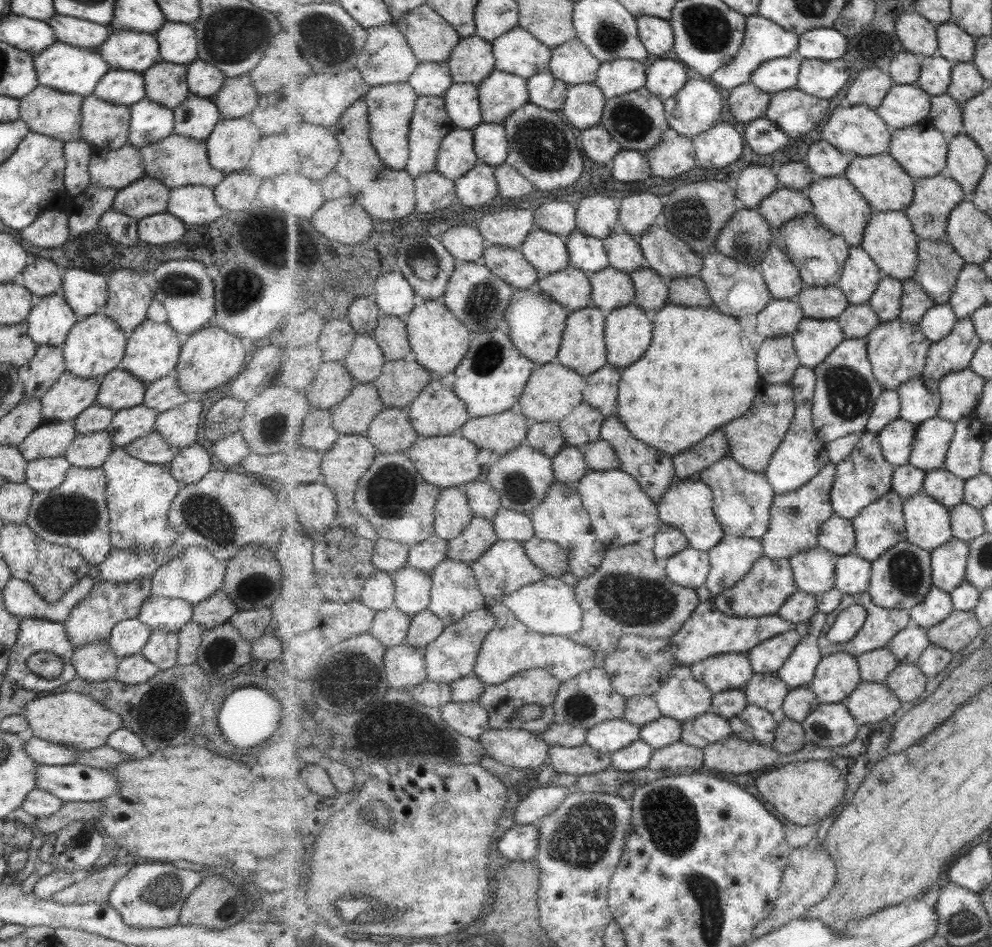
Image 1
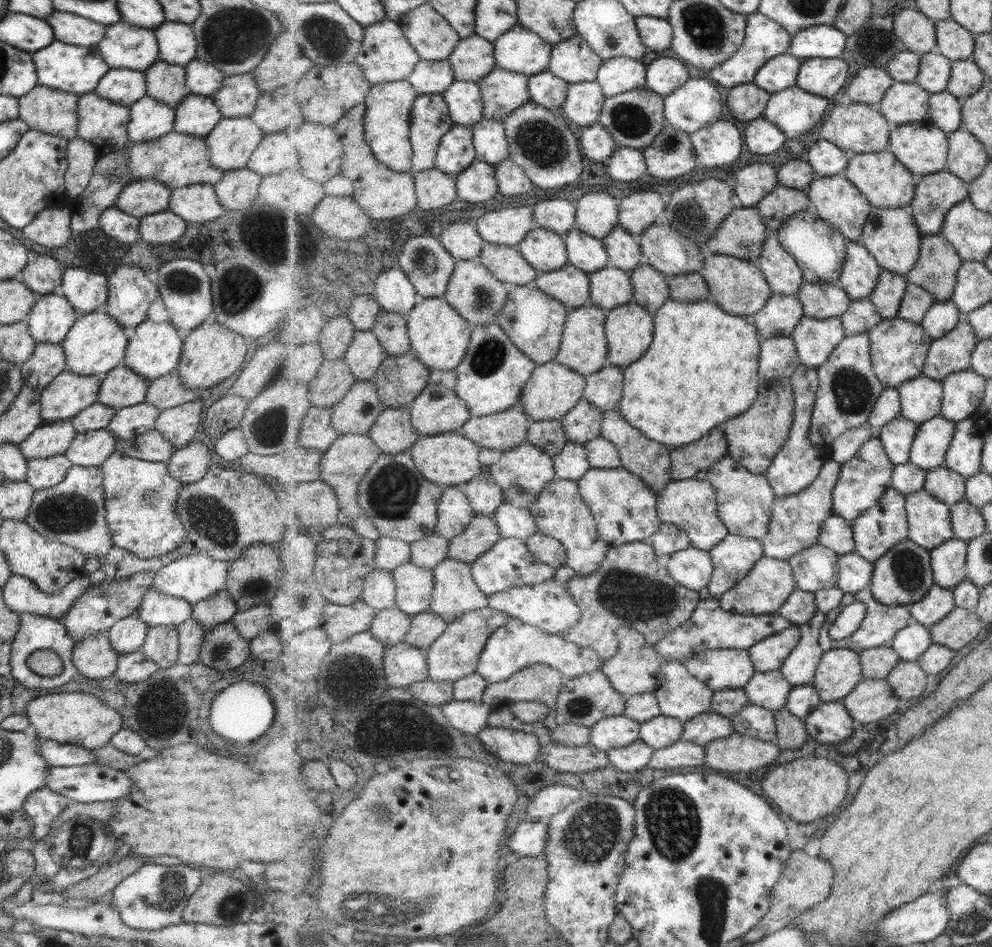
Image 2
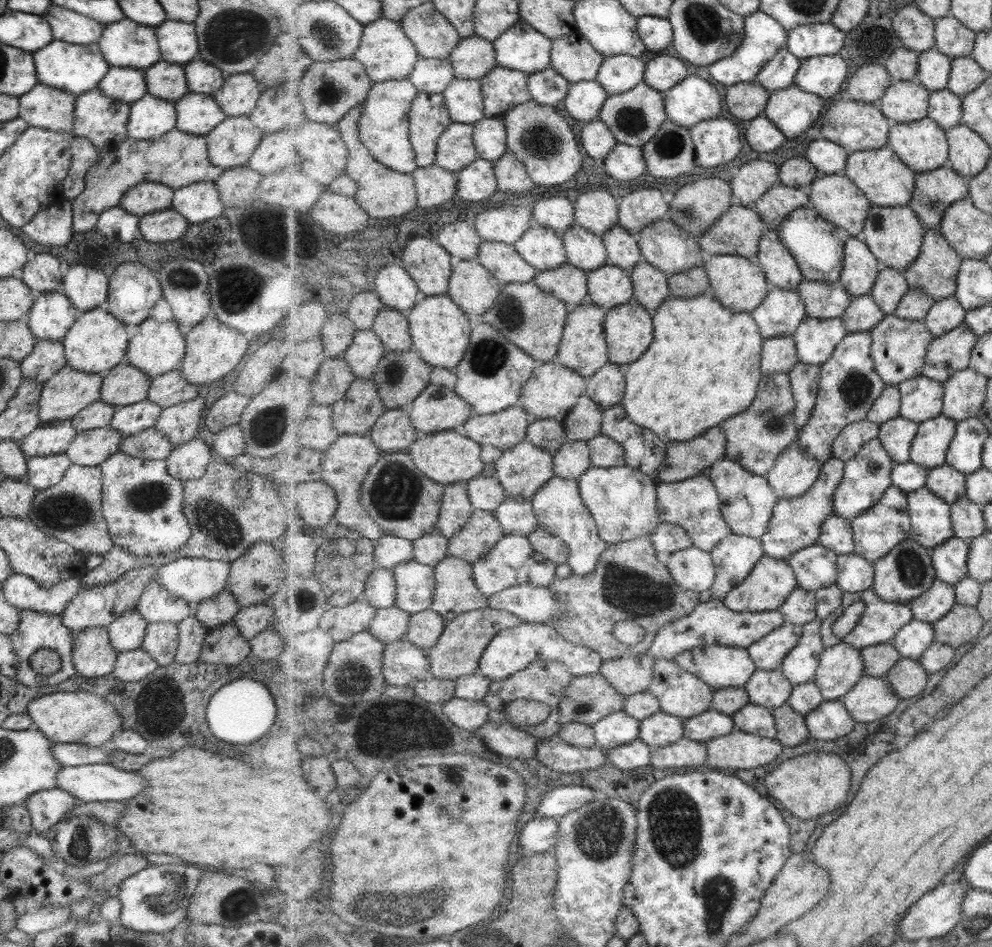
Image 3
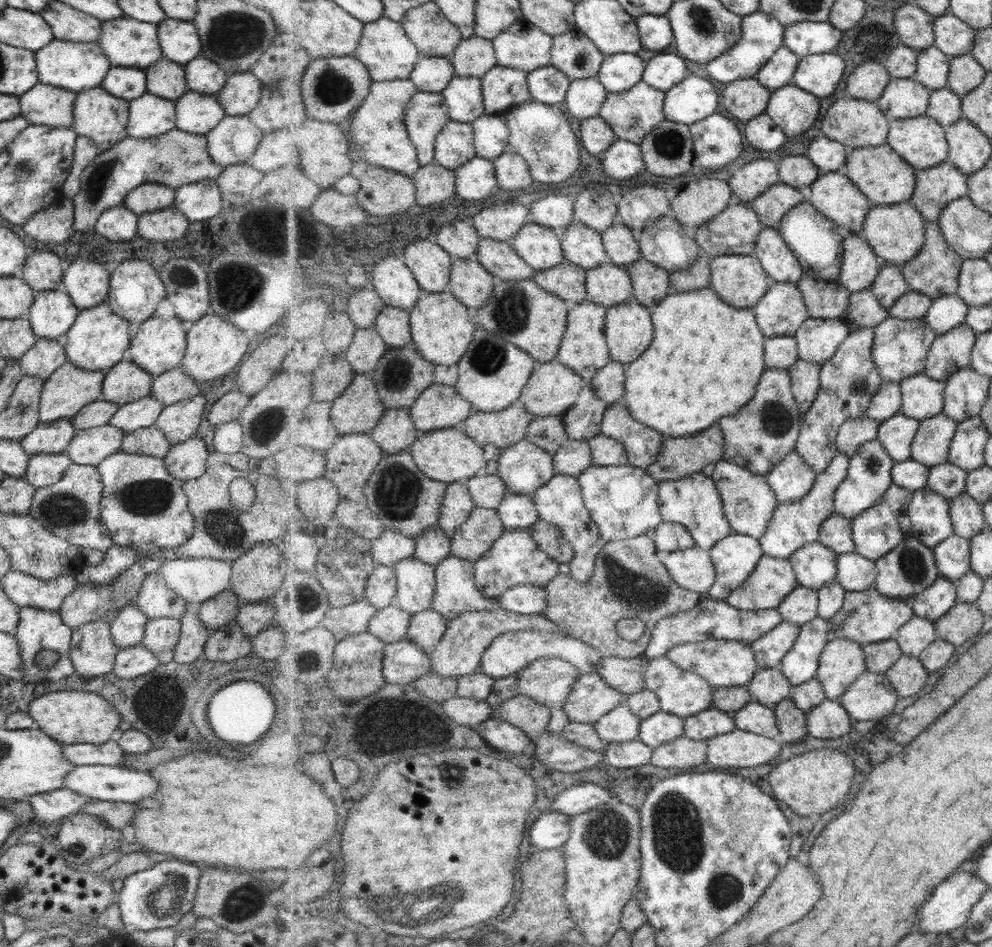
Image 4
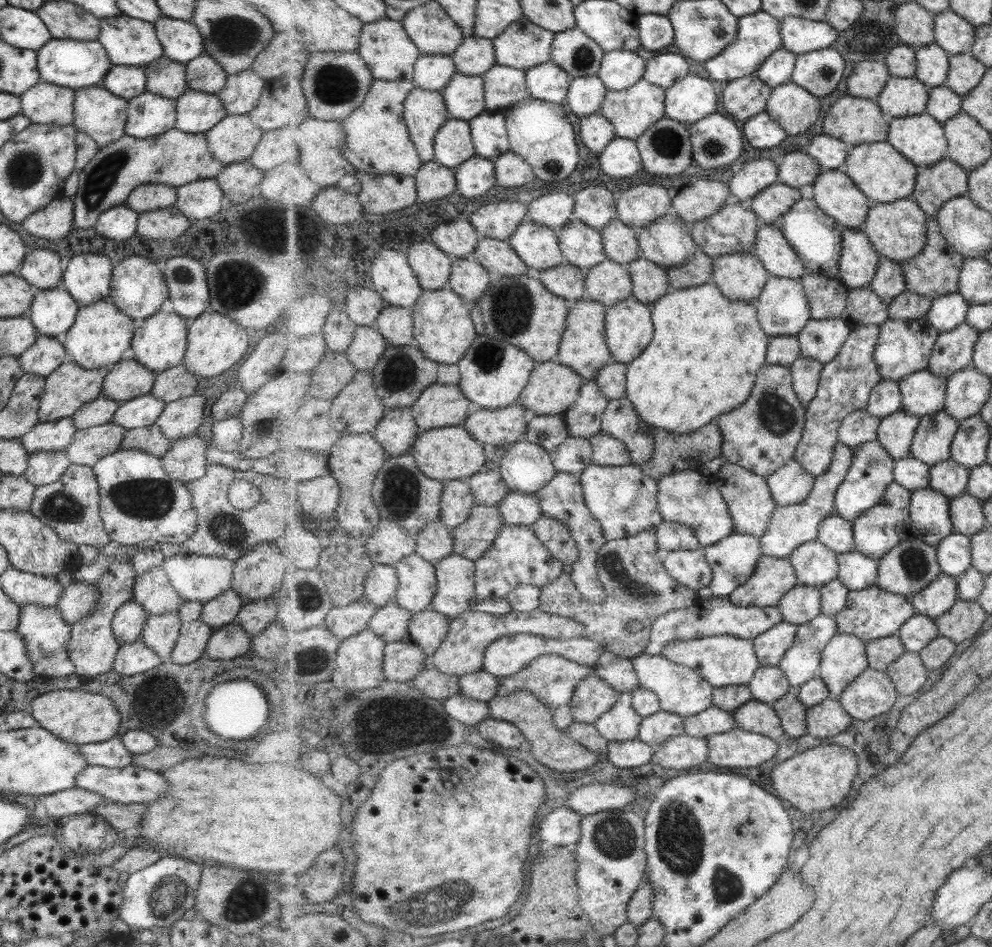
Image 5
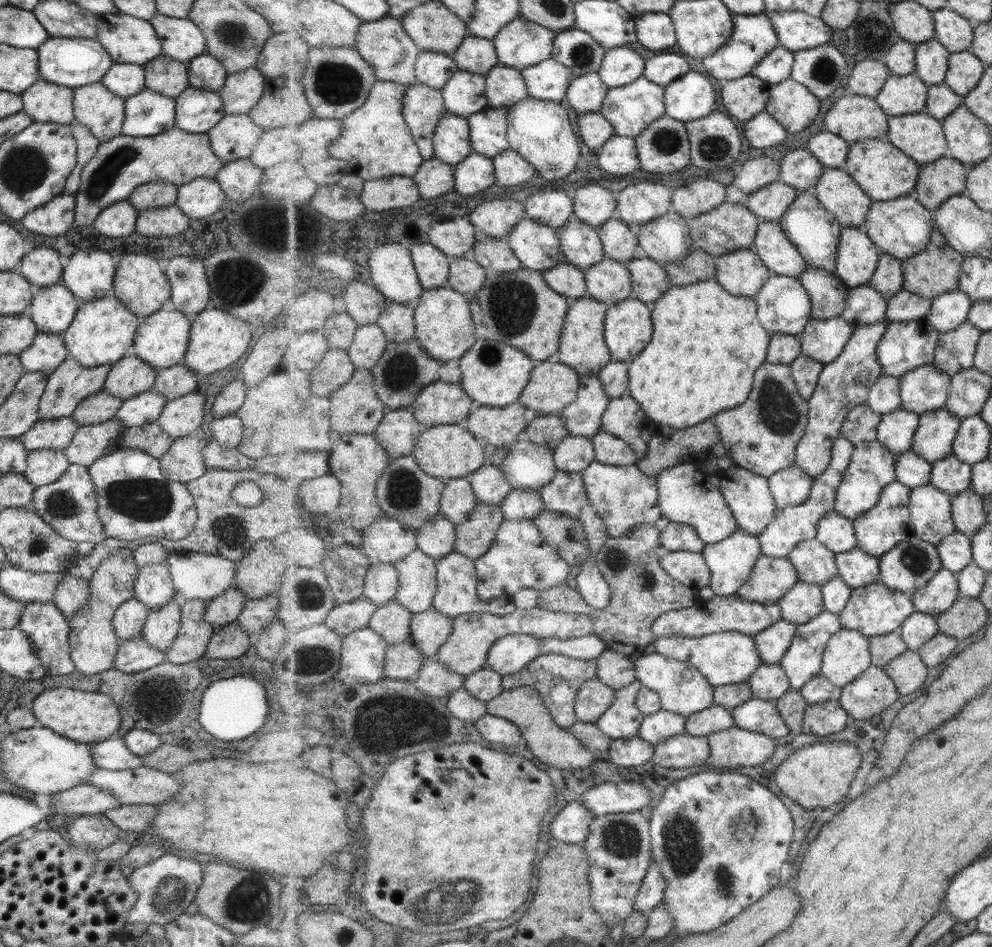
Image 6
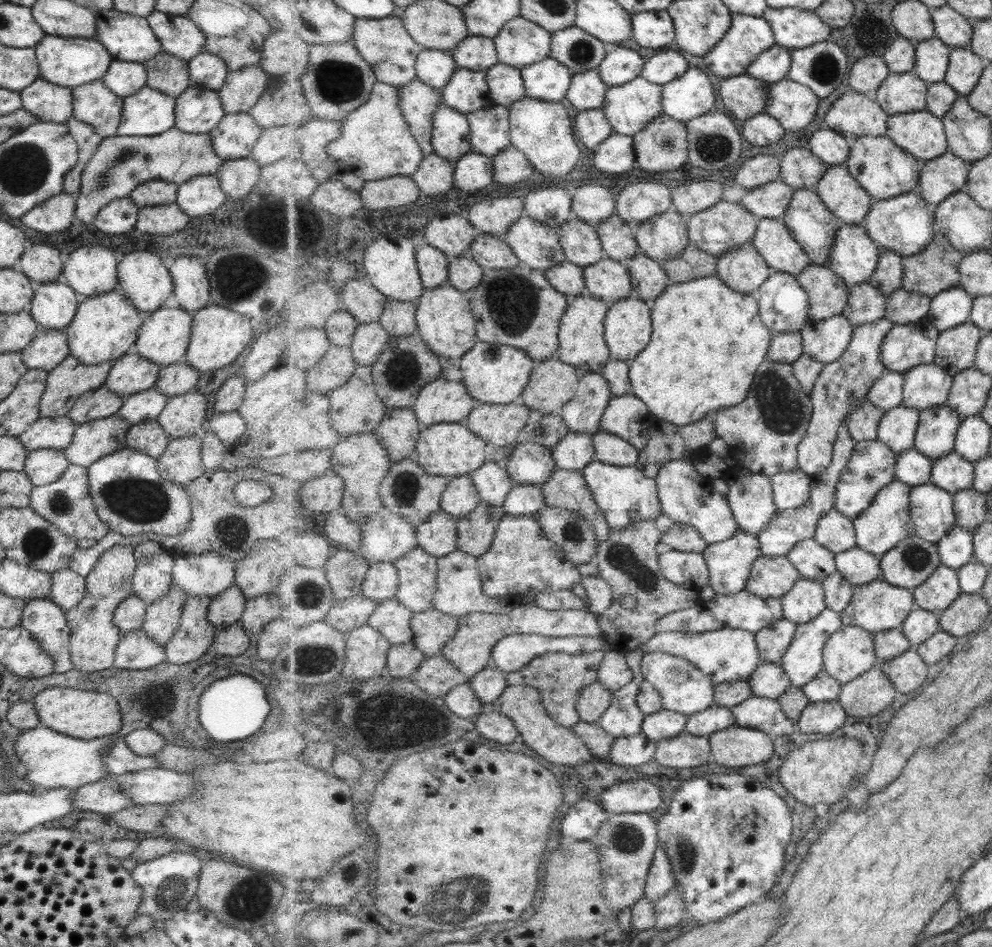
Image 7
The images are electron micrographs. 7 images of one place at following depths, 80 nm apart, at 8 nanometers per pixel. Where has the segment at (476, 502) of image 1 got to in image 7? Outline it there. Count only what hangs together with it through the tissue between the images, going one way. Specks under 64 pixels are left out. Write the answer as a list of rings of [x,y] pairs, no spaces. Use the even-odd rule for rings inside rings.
[[[490,456],[487,462],[476,471],[469,474],[476,484],[483,501],[503,507],[512,488],[516,485],[508,473],[495,463],[495,456]]]

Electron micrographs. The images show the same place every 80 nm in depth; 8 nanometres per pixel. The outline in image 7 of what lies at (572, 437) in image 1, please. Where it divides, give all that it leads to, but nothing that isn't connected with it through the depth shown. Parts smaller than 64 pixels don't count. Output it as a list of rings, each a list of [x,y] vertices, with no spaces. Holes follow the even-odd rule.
[[[589,373],[580,378],[580,391],[561,416],[570,431],[595,436],[602,429],[602,416],[613,398],[608,378],[601,373]]]

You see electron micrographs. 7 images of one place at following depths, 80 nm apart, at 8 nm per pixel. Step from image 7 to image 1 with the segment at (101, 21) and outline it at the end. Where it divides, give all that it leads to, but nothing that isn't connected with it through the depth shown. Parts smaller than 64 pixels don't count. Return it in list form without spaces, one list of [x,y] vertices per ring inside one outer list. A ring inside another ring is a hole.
[[[120,29],[108,30],[108,37],[96,51],[111,69],[142,73],[160,58],[158,44],[151,34]]]

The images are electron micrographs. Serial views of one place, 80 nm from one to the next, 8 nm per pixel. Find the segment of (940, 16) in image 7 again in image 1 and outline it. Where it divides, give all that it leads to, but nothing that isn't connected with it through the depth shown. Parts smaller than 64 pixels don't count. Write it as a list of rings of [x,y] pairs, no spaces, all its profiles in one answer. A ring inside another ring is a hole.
[[[951,21],[938,25],[938,55],[947,60],[973,62],[976,58],[976,38]]]

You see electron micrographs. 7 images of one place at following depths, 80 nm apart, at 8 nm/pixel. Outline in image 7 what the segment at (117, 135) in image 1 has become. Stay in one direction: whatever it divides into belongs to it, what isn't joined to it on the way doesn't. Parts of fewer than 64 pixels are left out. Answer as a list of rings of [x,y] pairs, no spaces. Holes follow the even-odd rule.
[[[101,79],[72,88],[72,97],[73,119],[92,126],[102,139],[116,135],[123,101]]]

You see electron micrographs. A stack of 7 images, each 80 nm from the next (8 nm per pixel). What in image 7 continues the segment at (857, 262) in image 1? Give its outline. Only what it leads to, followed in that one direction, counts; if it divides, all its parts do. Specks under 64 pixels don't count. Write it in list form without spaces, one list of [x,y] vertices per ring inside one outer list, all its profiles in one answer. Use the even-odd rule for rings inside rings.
[[[842,223],[830,254],[829,268],[850,287],[858,283],[866,283],[875,274],[880,262],[880,253],[881,246],[868,235],[868,231],[863,225]]]

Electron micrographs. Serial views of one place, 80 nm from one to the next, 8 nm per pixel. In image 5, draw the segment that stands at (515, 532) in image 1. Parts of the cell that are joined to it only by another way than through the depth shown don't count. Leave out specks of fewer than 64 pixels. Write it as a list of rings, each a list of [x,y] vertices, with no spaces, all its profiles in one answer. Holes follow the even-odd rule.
[[[511,491],[505,495],[498,508],[506,524],[532,525],[543,516],[540,498],[536,493]]]

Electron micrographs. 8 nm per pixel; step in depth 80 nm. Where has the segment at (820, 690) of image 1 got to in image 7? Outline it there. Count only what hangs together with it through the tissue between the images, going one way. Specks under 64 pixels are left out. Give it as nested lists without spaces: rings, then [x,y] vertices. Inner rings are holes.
[[[843,625],[825,644],[824,670],[843,685],[880,663],[874,633],[860,626]]]

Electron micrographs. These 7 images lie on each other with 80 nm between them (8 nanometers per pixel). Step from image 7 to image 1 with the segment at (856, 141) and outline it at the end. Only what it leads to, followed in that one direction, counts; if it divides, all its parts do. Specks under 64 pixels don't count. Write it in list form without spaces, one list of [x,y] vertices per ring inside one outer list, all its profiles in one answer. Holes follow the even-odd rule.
[[[890,152],[873,156],[852,156],[845,176],[861,191],[874,210],[903,211],[916,195],[915,178]]]

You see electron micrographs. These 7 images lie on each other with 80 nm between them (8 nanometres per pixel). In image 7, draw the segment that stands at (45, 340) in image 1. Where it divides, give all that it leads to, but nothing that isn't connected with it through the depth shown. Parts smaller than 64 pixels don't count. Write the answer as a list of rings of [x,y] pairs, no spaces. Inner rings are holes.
[[[61,280],[41,284],[32,281],[29,316],[39,329],[64,330],[73,320],[80,297]]]

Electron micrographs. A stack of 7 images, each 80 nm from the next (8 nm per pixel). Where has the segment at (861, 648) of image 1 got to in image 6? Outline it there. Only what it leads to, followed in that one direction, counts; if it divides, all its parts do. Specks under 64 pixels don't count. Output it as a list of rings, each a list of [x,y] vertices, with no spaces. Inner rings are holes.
[[[881,582],[854,589],[847,606],[838,614],[841,624],[849,630],[858,630],[873,637],[899,631],[901,625],[916,611],[912,594],[893,590]]]

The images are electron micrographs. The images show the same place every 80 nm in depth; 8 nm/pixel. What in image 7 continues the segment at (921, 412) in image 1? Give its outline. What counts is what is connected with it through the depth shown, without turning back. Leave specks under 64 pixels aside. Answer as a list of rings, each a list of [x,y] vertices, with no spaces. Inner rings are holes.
[[[936,363],[923,364],[911,368],[904,376],[905,407],[921,412],[948,403],[954,384],[954,377],[948,369]]]

